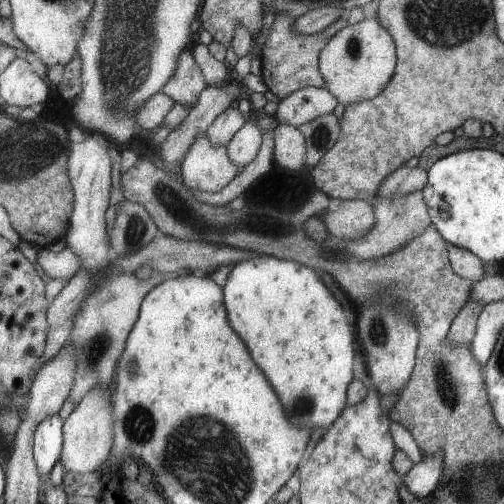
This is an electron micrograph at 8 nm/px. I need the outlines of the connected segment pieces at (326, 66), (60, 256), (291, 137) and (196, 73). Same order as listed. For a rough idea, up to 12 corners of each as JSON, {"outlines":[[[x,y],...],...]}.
{"outlines":[[[377,19],[346,25],[320,54],[344,105],[377,97],[397,48]],[[68,246],[41,249],[38,262],[51,280],[70,280],[83,264]],[[280,123],[273,130],[274,163],[304,167],[307,140],[302,131]],[[188,49],[160,92],[192,108],[206,87],[202,69]]]}

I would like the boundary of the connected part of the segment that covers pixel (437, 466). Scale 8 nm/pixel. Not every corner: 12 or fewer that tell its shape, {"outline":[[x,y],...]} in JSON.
{"outline":[[443,453],[425,456],[406,473],[407,489],[426,499],[440,482]]}

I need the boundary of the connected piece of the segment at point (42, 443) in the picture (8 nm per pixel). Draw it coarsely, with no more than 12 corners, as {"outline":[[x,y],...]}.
{"outline":[[58,413],[34,431],[33,457],[48,478],[63,447]]}

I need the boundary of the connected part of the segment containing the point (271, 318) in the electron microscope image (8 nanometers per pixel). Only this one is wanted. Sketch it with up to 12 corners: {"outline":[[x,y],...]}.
{"outline":[[234,265],[229,323],[287,416],[327,428],[354,346],[314,268]]}

